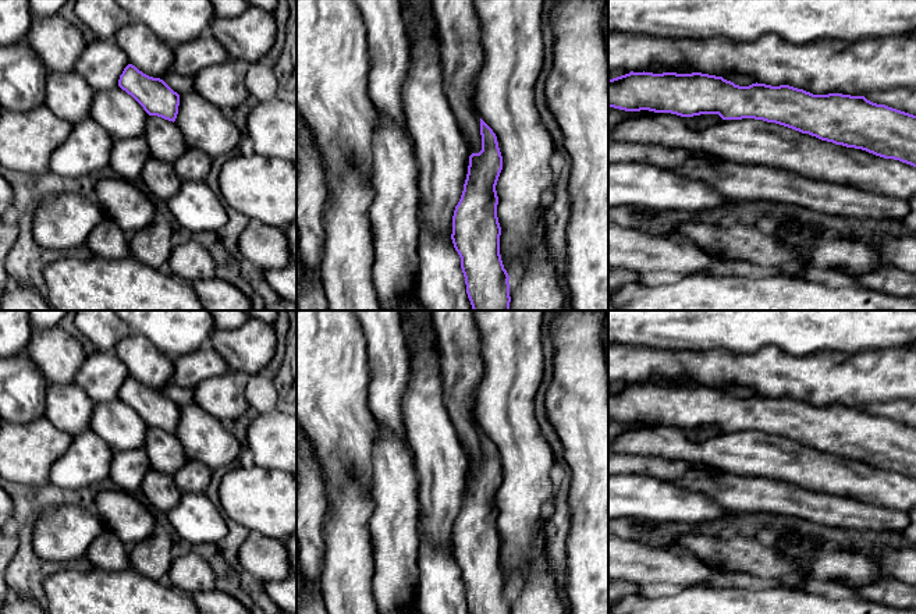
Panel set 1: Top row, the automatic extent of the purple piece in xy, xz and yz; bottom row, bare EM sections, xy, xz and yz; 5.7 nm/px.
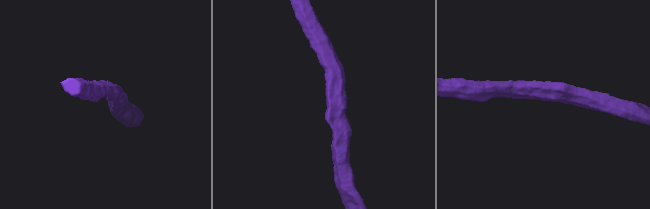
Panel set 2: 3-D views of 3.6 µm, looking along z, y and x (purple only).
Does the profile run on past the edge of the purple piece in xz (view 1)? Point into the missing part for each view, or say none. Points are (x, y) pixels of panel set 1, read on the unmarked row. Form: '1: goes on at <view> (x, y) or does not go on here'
1: does not go on here

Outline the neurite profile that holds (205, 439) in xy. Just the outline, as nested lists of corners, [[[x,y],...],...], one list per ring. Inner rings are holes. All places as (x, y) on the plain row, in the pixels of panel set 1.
[[[191,402],[180,408],[178,426],[174,433],[184,447],[188,461],[198,461],[210,469],[230,466],[241,446],[230,425]]]

